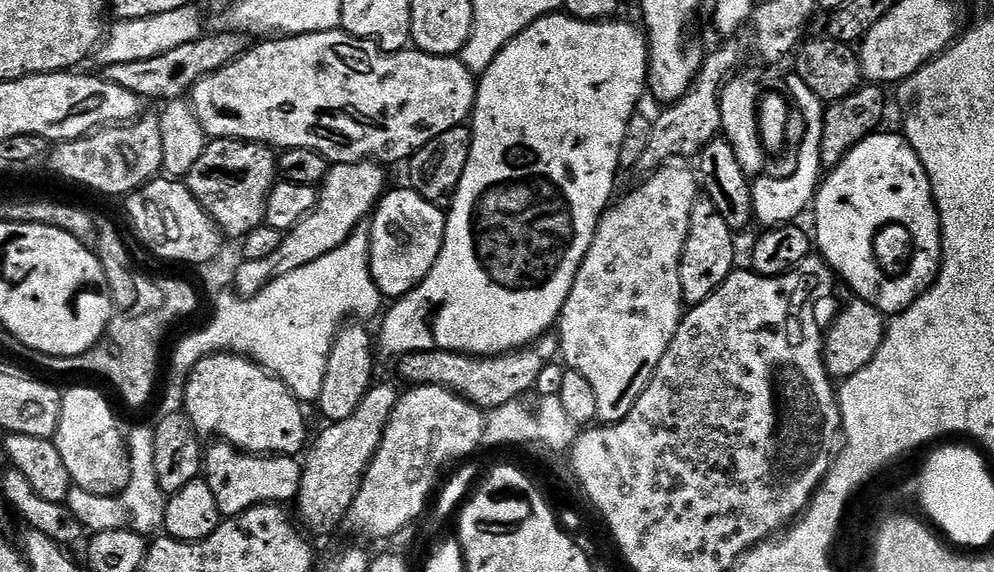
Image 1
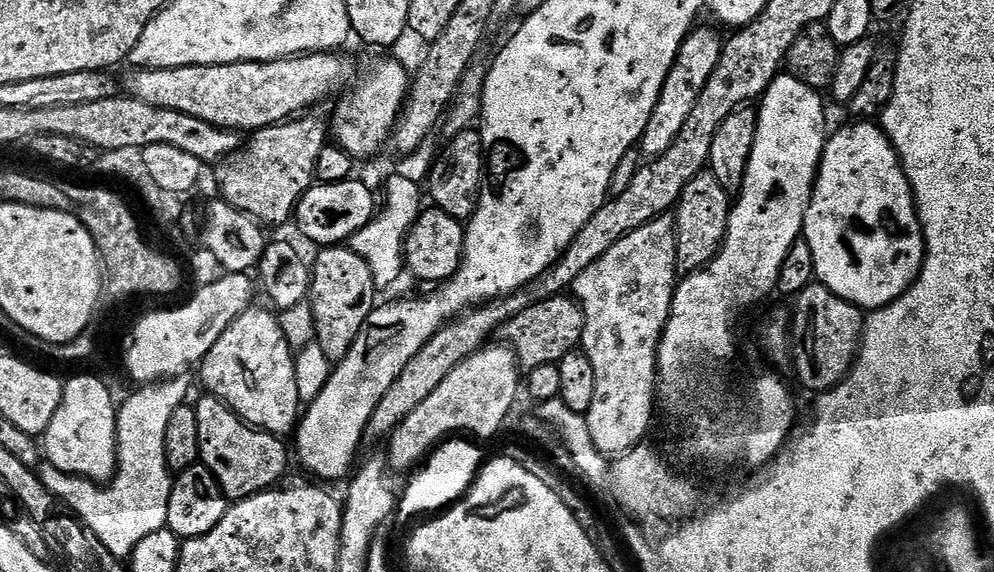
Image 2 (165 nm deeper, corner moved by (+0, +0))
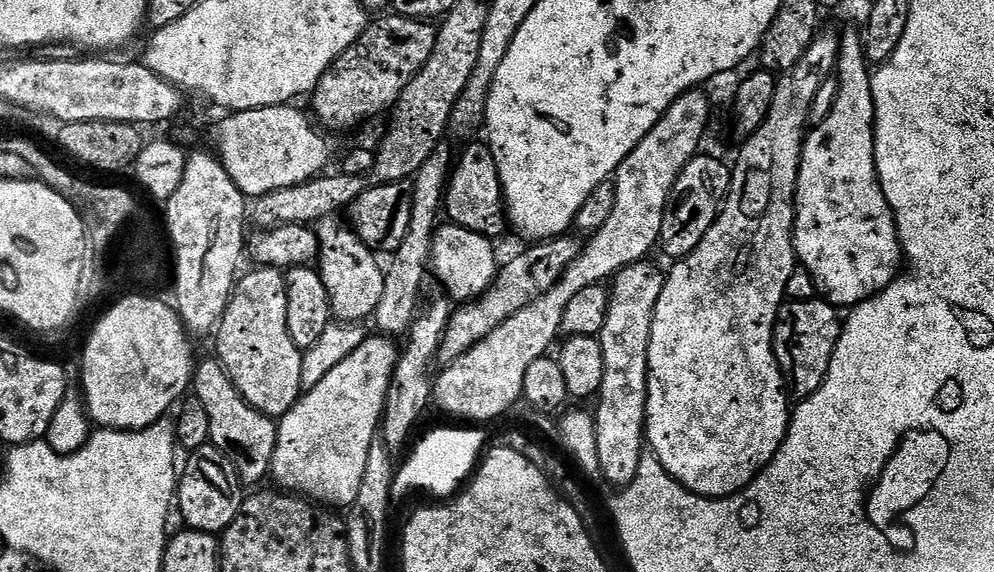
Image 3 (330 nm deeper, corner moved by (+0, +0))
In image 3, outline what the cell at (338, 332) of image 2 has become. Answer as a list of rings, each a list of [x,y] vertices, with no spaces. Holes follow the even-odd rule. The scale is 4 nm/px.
[[[343,215],[327,216],[316,221],[314,231],[320,243],[320,255],[318,257],[318,271],[322,278],[322,286],[326,286],[328,301],[332,307],[333,317],[340,322],[364,322],[364,319],[375,317],[378,310],[378,302],[382,302],[382,290],[384,289],[385,269],[380,268],[377,253],[358,238],[358,234],[352,231],[352,225]]]

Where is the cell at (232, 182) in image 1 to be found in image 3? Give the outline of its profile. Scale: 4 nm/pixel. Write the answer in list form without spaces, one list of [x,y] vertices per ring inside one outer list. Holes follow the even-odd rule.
[[[391,15],[373,24],[371,21],[362,35],[329,66],[315,92],[311,93],[311,111],[314,114],[316,111],[325,129],[344,132],[358,127],[363,120],[372,120],[384,111],[395,109],[402,90],[406,90],[418,70],[430,62],[437,29],[431,28],[429,21],[417,20],[415,16]]]

